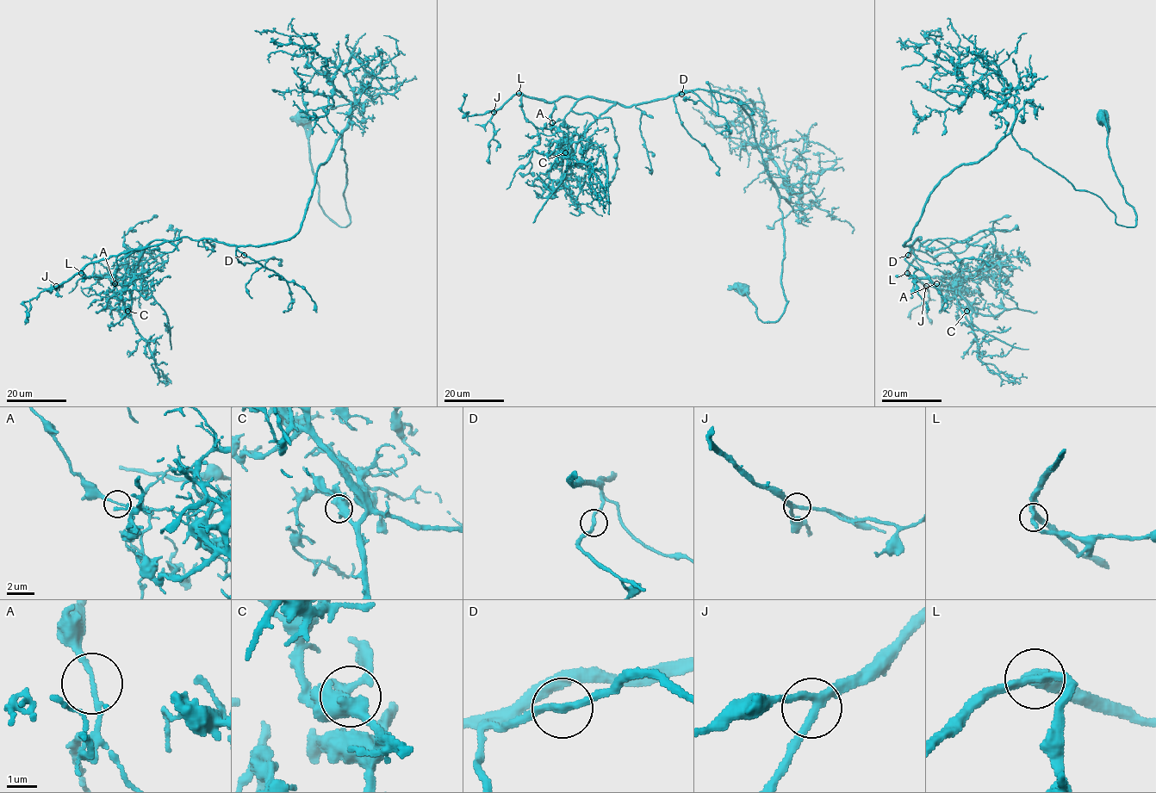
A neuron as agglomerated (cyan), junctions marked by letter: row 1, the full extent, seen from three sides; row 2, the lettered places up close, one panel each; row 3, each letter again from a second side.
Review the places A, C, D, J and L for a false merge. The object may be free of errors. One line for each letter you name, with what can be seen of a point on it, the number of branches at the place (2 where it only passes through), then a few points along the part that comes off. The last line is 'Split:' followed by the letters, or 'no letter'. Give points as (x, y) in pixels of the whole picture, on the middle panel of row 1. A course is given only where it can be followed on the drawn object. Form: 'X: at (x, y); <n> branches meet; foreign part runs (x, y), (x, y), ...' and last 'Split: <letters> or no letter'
A: at (552, 122); 2 branches meet; foreign part runs (552, 122), (554, 130), (568, 144), (568, 157), (591, 164), (593, 170), (589, 178), (603, 201), (605, 213)
Split: A

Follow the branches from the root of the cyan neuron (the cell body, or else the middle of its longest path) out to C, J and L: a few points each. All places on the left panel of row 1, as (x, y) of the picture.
C: (301, 119), (319, 205), (350, 223), (341, 133), (291, 237), (121, 252), (113, 281), (131, 294), (127, 311)
J: (301, 119), (319, 205), (346, 226), (341, 133), (291, 237), (254, 246), (182, 237), (89, 263), (56, 286)
L: (301, 119), (319, 205), (346, 226), (341, 133), (291, 237), (254, 246), (182, 237), (90, 262), (81, 273)

